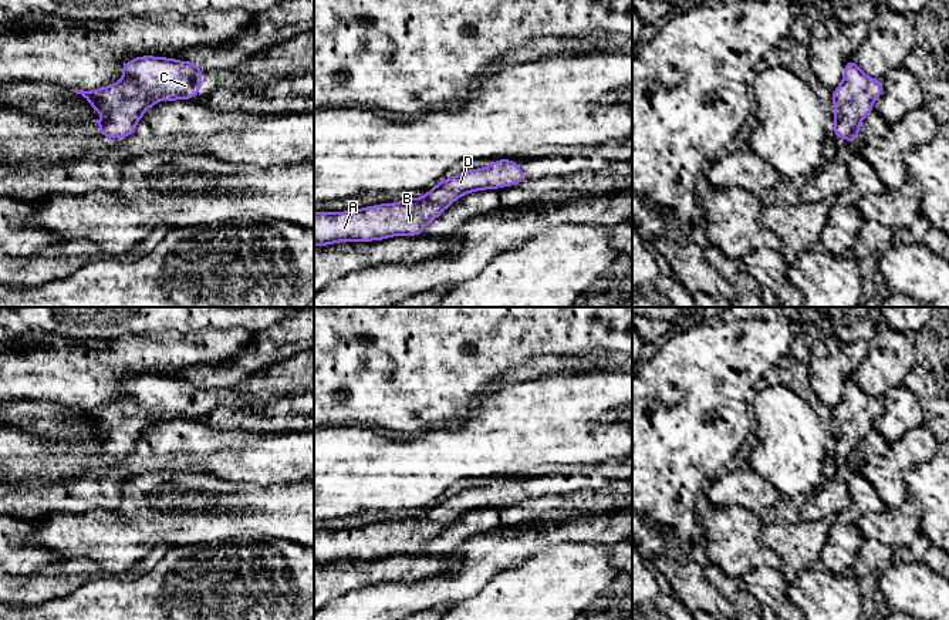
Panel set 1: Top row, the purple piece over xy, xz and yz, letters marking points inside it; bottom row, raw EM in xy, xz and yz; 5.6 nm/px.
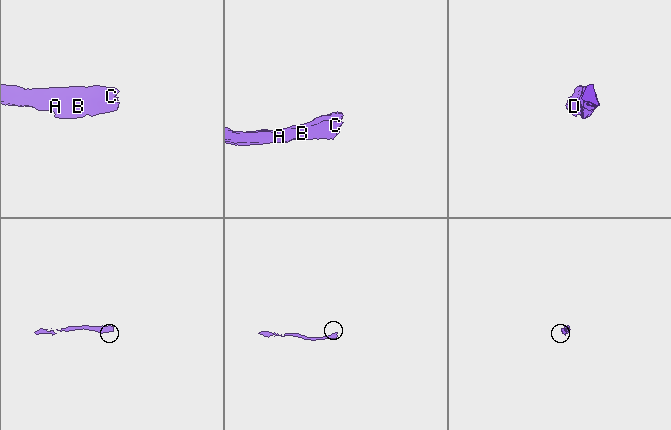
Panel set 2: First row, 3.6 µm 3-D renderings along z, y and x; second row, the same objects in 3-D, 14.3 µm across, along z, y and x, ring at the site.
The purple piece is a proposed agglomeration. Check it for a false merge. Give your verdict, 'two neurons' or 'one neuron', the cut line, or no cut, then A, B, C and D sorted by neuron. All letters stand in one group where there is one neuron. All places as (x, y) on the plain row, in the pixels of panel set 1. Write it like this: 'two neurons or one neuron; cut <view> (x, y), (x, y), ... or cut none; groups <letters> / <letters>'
one neuron; cut none; groups A B C D

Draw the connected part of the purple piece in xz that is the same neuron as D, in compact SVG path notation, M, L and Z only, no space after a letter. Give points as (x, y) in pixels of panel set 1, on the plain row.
M497 478L489 485L462 489L440 499L423 516L406 516L345 530L314 530L314 565L421 555L422 549L460 515L523 499L524 491L516 479Z

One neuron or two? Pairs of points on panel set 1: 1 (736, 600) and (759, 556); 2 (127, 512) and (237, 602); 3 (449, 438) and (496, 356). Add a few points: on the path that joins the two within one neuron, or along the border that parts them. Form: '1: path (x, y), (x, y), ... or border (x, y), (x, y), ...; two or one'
1: border (711, 562), (739, 580); two
2: border (203, 543), (175, 545), (171, 548); two
3: border (482, 394), (475, 407), (456, 423), (428, 428); two

